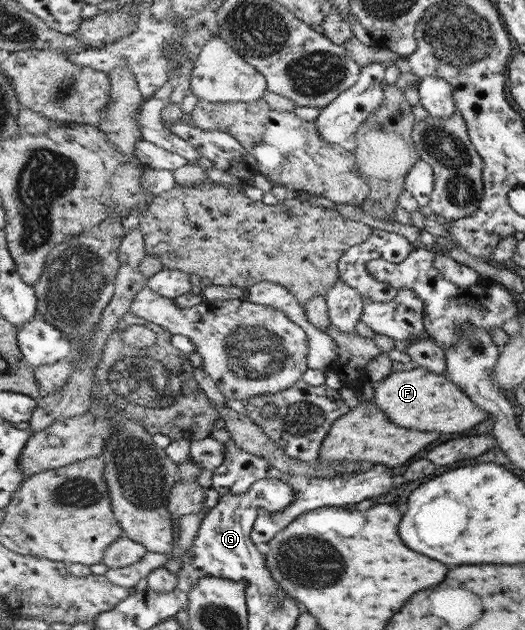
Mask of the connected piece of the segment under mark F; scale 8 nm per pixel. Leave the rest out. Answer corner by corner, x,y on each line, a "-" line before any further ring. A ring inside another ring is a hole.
417,365
390,373
384,381
377,383
373,396
373,403
383,410
394,424
422,432
469,433
476,424
490,417
489,412
480,408
445,374
436,374

